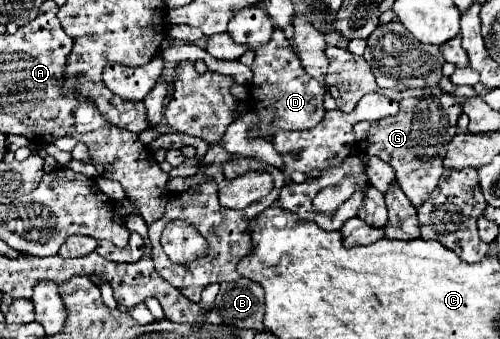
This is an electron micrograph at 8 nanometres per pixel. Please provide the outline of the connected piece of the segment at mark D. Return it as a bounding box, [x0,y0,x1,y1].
[249,30,327,142]

